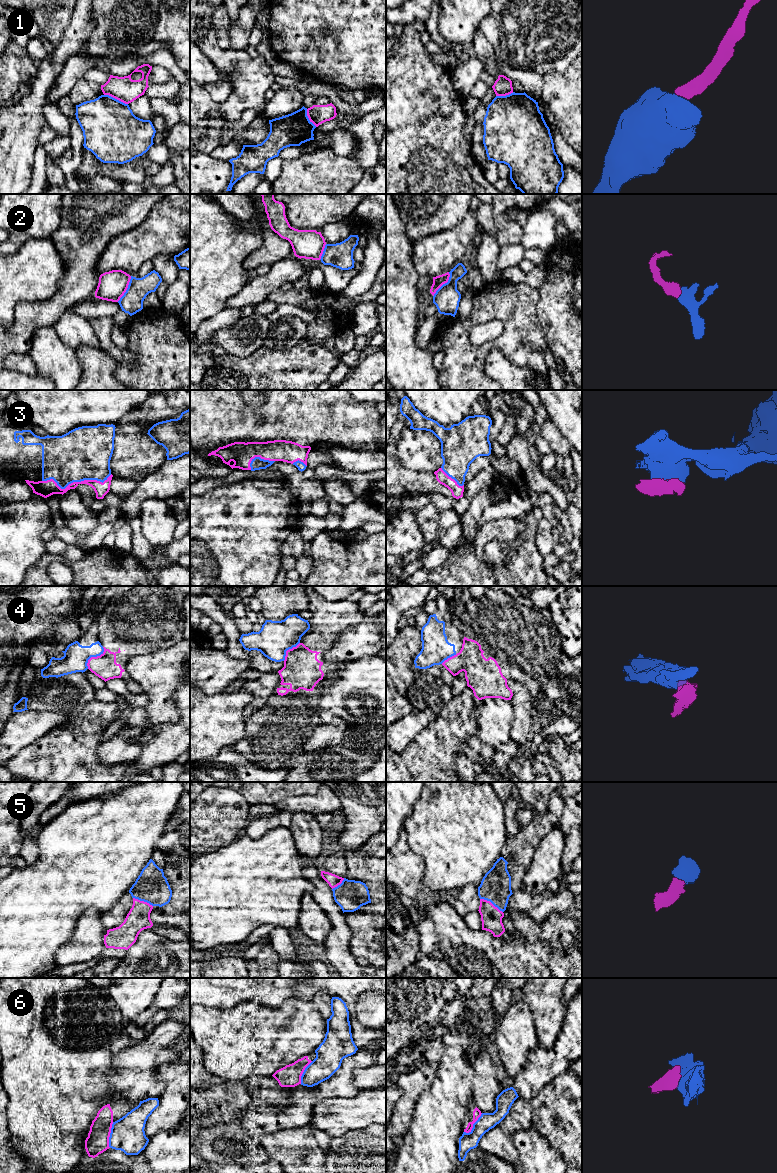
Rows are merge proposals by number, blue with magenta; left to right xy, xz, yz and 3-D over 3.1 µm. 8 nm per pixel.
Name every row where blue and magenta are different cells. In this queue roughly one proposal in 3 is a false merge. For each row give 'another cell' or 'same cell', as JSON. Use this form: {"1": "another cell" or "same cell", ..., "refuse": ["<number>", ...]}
{"1": "another cell", "2": "same cell", "3": "same cell", "4": "another cell", "5": "same cell", "6": "another cell", "refuse": ["1", "4", "6"]}

